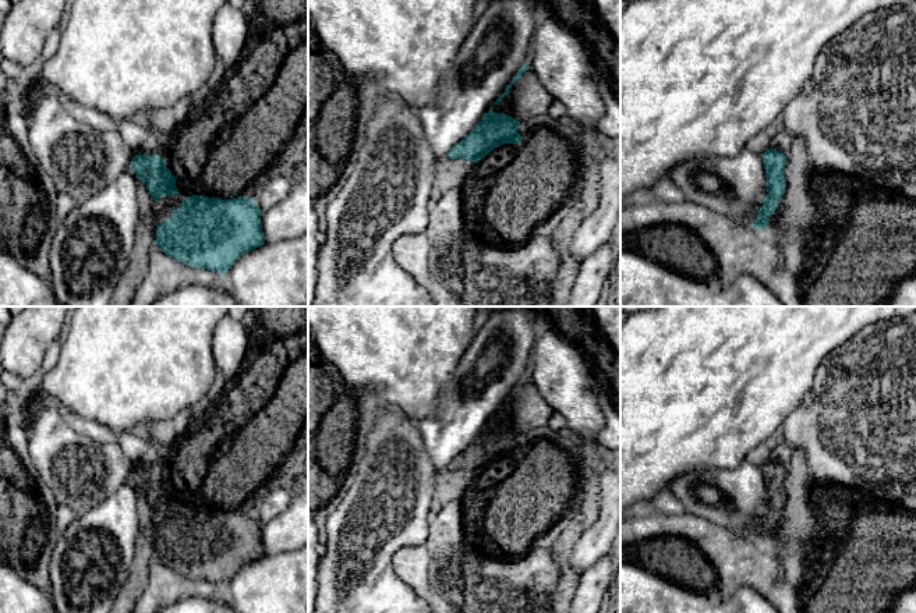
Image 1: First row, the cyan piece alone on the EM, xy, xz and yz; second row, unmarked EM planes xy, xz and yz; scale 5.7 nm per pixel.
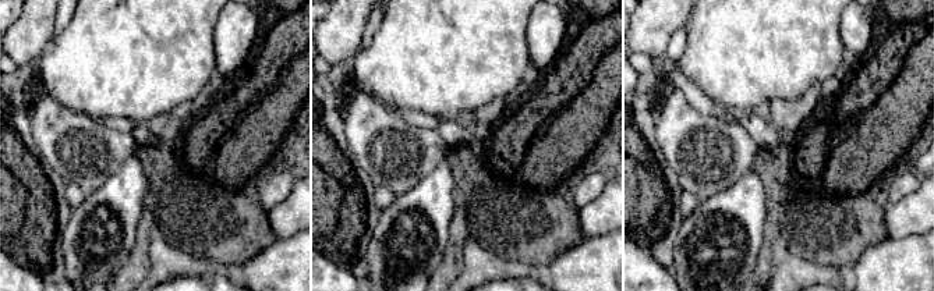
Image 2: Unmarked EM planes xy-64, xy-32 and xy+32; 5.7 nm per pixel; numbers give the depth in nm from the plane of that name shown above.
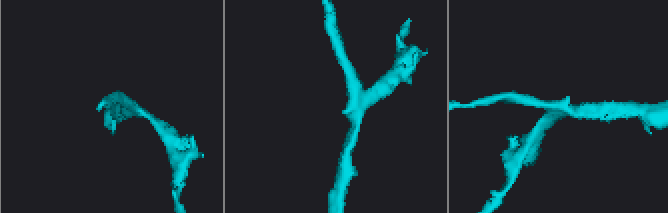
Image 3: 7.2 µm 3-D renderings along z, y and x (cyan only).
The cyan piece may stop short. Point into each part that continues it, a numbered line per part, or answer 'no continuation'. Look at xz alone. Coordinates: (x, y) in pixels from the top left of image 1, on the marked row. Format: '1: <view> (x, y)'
no continuation

